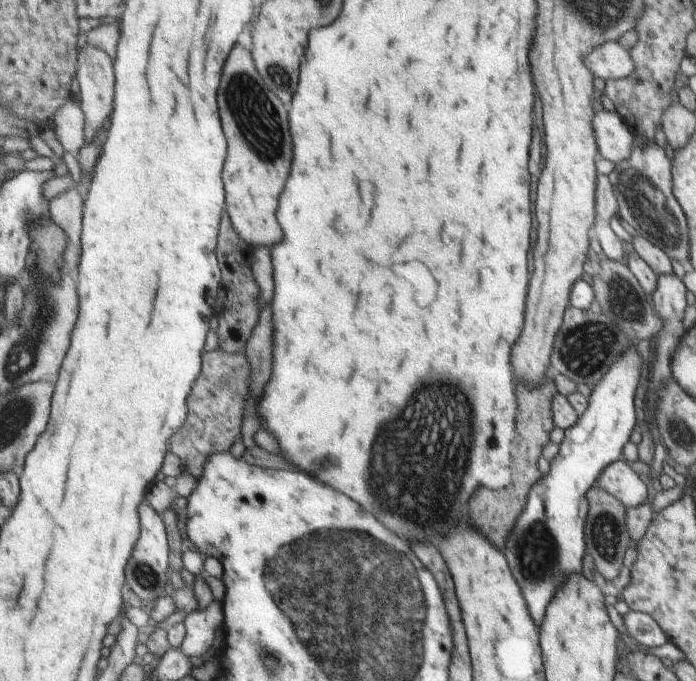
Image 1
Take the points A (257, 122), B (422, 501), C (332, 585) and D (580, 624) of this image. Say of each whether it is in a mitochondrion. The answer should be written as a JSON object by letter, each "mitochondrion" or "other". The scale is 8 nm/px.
{"A":"mitochondrion","B":"mitochondrion","C":"mitochondrion","D":"other"}

